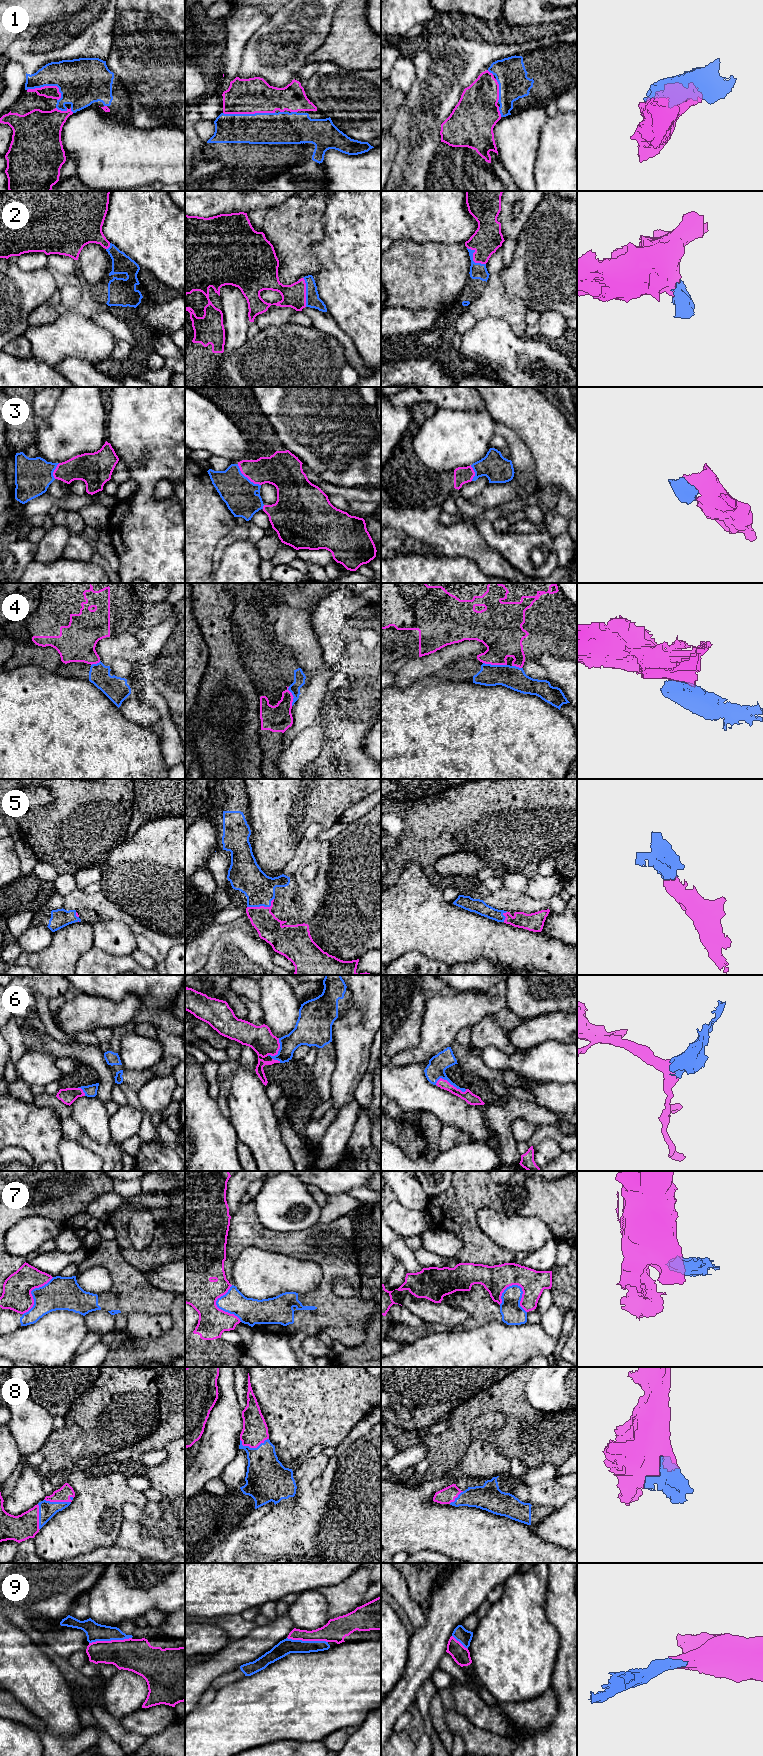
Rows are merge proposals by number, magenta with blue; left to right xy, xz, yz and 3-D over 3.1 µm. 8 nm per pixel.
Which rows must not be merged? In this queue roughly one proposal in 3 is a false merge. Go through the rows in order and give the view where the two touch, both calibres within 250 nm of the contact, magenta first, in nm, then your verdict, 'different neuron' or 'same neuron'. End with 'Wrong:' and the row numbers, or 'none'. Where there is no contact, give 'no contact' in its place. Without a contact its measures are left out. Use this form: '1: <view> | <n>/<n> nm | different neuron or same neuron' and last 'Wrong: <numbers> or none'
1: xz | 280/260 nm | same neuron
2: yz | 220/130 nm | same neuron
3: xz | 240/280 nm | same neuron
4: yz | 320/180 nm | different neuron
5: xz | 200/240 nm | same neuron
6: yz | 90/150 nm | same neuron
7: yz | 220/180 nm | different neuron
8: xy | 120/140 nm | same neuron
9: xy | 280/140 nm | same neuron
Wrong: 4, 7

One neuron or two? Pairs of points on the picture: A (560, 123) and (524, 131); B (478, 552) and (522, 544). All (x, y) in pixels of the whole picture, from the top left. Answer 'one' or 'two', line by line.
A: two
B: two

